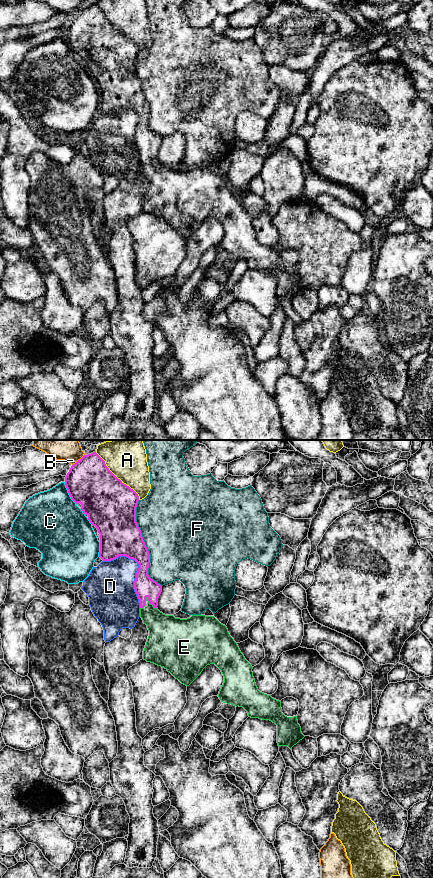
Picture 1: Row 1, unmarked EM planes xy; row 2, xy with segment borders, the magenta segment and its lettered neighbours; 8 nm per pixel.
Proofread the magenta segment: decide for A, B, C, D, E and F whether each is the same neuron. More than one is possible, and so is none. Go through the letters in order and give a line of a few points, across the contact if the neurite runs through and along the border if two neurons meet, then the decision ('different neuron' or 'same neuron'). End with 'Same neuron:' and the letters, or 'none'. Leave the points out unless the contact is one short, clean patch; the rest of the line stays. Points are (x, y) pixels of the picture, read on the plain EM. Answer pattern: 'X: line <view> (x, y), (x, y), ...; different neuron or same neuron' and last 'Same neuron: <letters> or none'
A: different neuron
B: different neuron
C: different neuron
D: different neuron
E: line xy (144, 138), (148, 143), (148, 152), (148, 163), (161, 179); same neuron
F: different neuron
Same neuron: E

